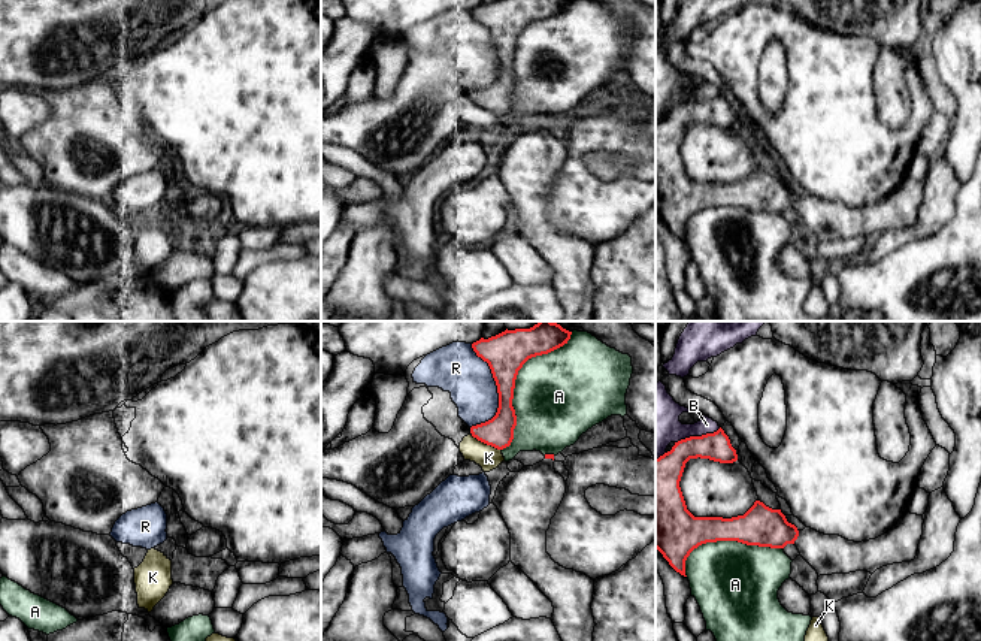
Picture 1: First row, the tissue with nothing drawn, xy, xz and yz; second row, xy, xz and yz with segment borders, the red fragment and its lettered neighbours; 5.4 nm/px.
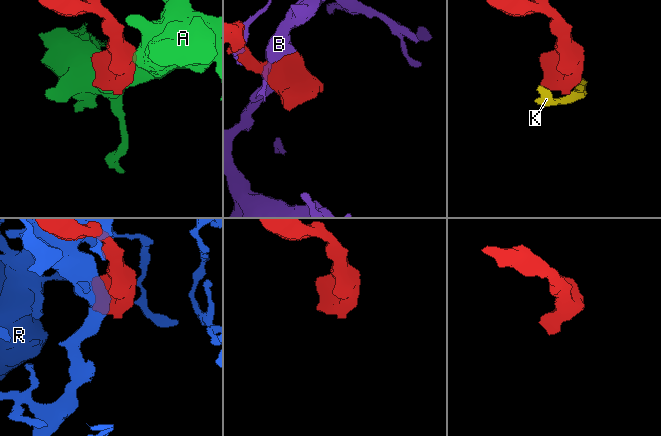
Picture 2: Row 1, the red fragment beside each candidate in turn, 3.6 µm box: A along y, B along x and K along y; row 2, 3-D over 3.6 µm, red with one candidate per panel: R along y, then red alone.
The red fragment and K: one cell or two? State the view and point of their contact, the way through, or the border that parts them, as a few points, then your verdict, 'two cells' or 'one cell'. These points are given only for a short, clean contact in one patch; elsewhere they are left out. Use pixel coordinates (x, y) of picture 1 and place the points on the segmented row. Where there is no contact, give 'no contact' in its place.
contact xz (486, 443); border xz (471, 435), (500, 450); two cells

